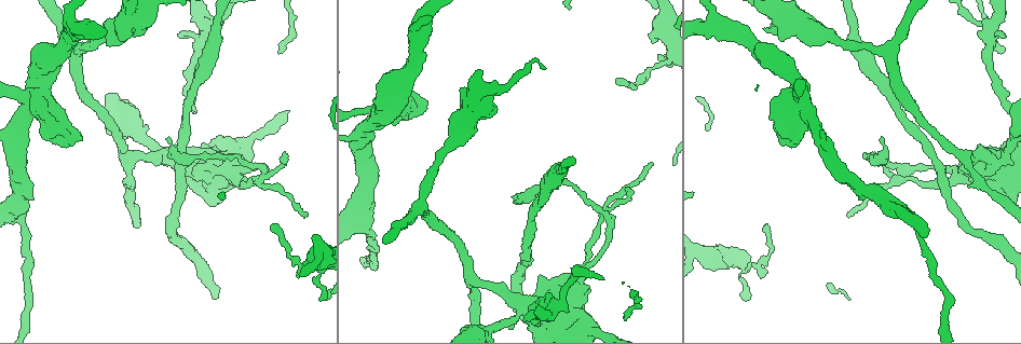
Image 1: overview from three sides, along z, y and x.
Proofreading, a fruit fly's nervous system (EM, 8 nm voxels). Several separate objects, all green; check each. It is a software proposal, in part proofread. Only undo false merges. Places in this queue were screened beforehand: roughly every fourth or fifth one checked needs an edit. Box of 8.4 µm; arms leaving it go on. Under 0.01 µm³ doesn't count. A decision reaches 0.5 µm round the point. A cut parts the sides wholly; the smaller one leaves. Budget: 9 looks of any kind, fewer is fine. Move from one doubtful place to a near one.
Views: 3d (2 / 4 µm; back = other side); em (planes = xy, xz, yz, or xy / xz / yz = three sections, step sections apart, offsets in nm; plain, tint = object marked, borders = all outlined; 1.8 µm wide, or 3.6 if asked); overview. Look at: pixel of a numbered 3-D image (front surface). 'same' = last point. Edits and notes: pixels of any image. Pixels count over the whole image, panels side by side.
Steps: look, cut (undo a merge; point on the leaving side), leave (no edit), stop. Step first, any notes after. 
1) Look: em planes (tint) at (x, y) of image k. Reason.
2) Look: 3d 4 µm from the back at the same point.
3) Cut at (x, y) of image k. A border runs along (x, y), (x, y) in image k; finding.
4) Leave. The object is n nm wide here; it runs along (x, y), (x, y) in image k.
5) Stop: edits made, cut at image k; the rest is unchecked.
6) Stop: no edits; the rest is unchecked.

Look: em planes (tint) at (721, 30) of image 1. Branch point.

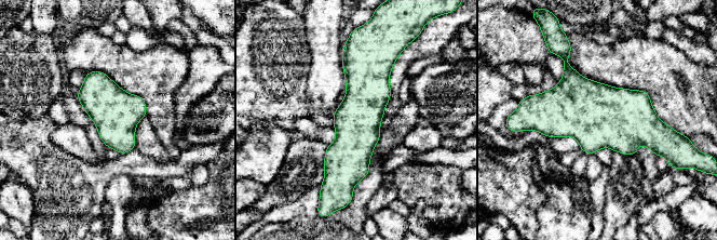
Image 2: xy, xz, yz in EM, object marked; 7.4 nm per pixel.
Leave. The object is 340 nm wide here; it runs along (351, 55), (356, 66), (351, 185) in image 2; one neuron here.

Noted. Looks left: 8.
Look: 3d 4 µm at (795, 102) of image 1. Calibre changes.

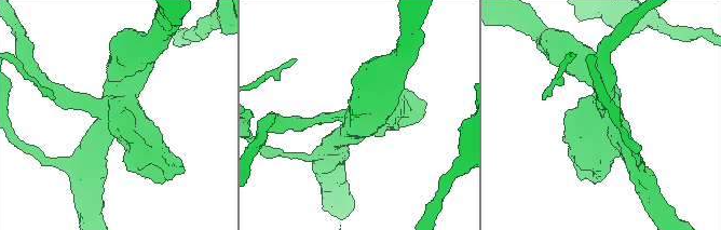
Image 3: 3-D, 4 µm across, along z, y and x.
Look: em 3.6 µm xz step 4 (tint) at (120, 116) of image 3. 4 arms meet here.

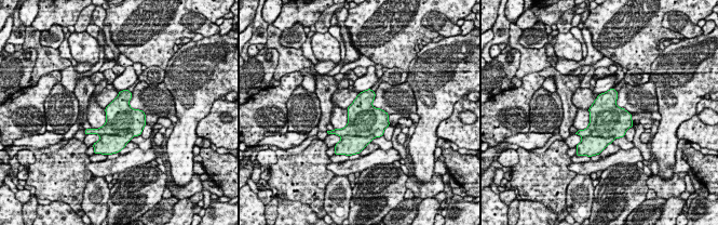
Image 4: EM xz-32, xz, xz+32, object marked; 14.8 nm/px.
Look: em 3.6 µm planes (borders) at the same point.

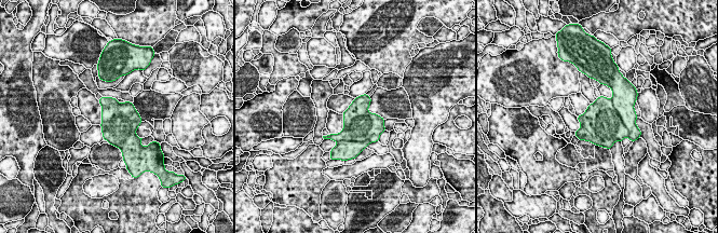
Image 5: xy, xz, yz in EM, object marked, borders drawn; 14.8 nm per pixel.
Cut at (606, 125) of image 5. A border runs along (610, 99), (628, 136) in image 5; two neurons meet here.

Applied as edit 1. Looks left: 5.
Look: 3d 2 µm at (556, 306) of image 1.

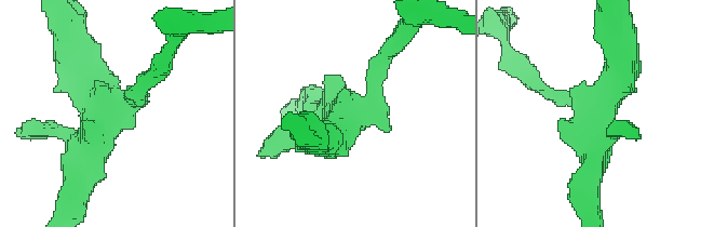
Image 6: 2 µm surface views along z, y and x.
Look: em xy step 4 (tint) at (591, 110) of image 6. Now the EM.

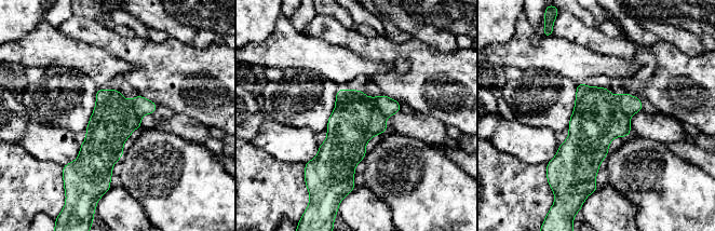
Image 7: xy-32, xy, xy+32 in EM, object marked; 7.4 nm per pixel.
Look: em planes (tint) at the same point. Another direction.

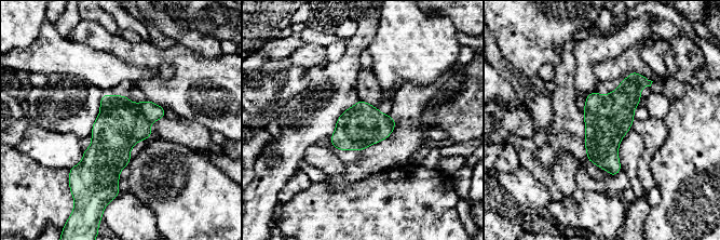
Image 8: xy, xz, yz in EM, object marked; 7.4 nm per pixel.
Cut at (152, 112) of image 8. A border runs along (140, 104), (140, 110), (149, 122) in image 8; a second neuron is stuck on.

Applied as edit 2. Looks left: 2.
Stop: edits made, cut at image 5, cut at image 8; the rest is unchecked.

